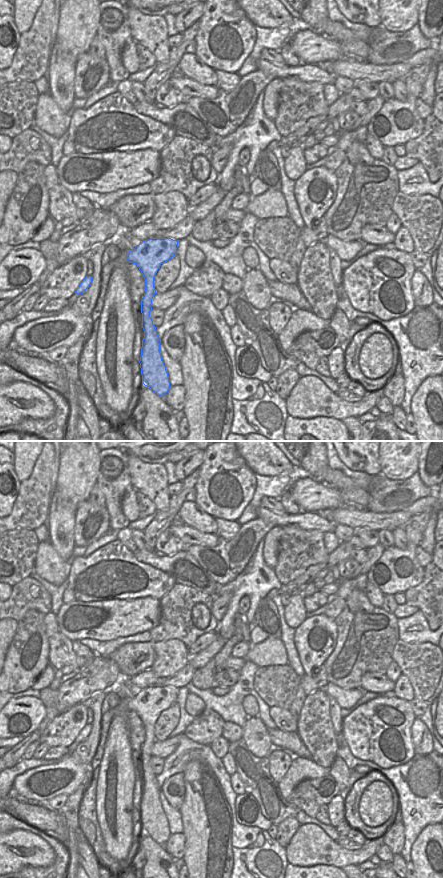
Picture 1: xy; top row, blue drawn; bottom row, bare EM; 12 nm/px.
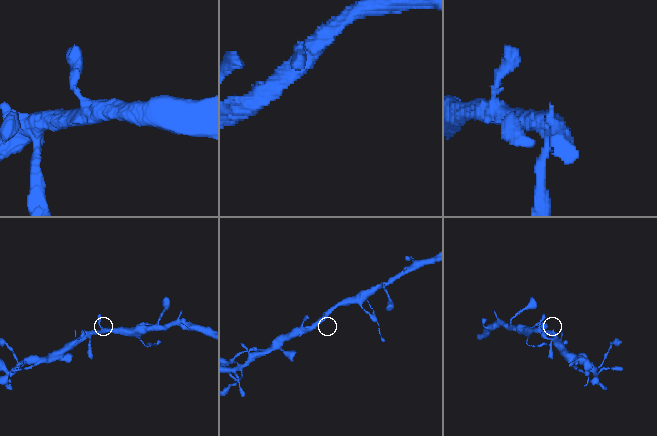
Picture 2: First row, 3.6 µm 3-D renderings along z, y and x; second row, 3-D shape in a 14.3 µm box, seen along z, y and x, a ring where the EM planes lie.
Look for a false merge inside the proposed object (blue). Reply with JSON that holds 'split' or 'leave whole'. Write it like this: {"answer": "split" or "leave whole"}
{"answer": "leave whole"}

